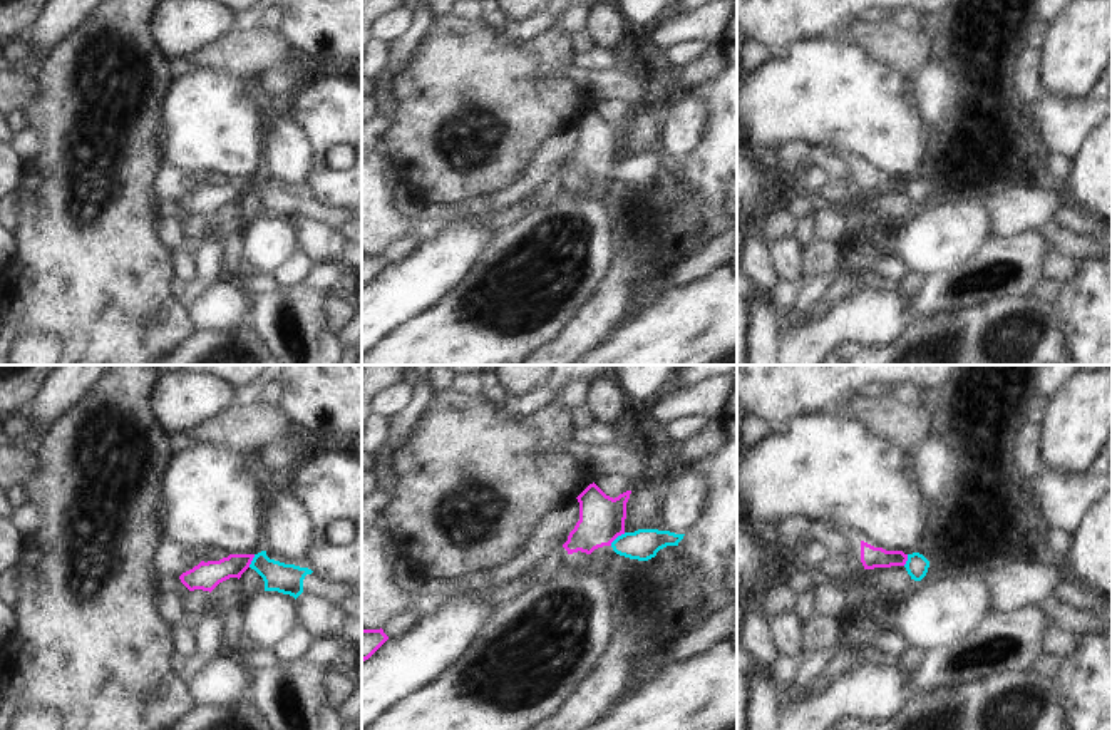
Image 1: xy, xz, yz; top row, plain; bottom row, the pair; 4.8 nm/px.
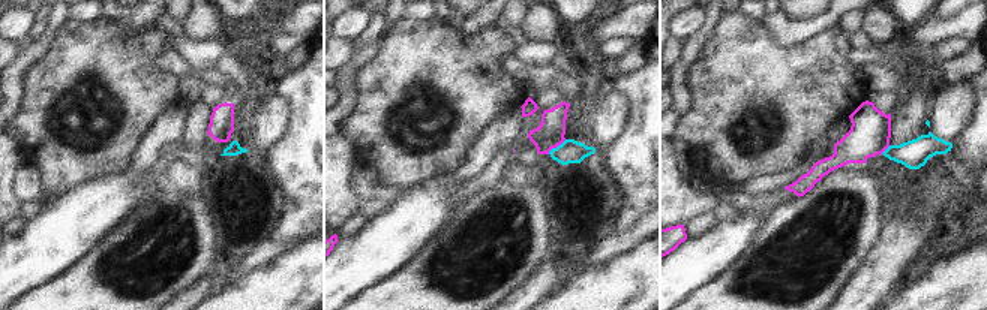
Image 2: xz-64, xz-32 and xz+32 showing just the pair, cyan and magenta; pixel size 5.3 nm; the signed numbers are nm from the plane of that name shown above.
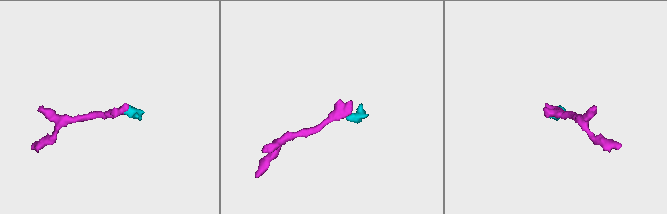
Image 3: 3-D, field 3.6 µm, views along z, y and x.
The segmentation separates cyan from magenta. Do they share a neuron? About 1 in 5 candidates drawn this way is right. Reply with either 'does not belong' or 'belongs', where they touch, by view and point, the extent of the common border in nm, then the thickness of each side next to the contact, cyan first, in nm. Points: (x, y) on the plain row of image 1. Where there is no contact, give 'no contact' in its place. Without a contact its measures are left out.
belongs; contact xz (617, 163); length 100 nm; calibres 150 and 220 nm

